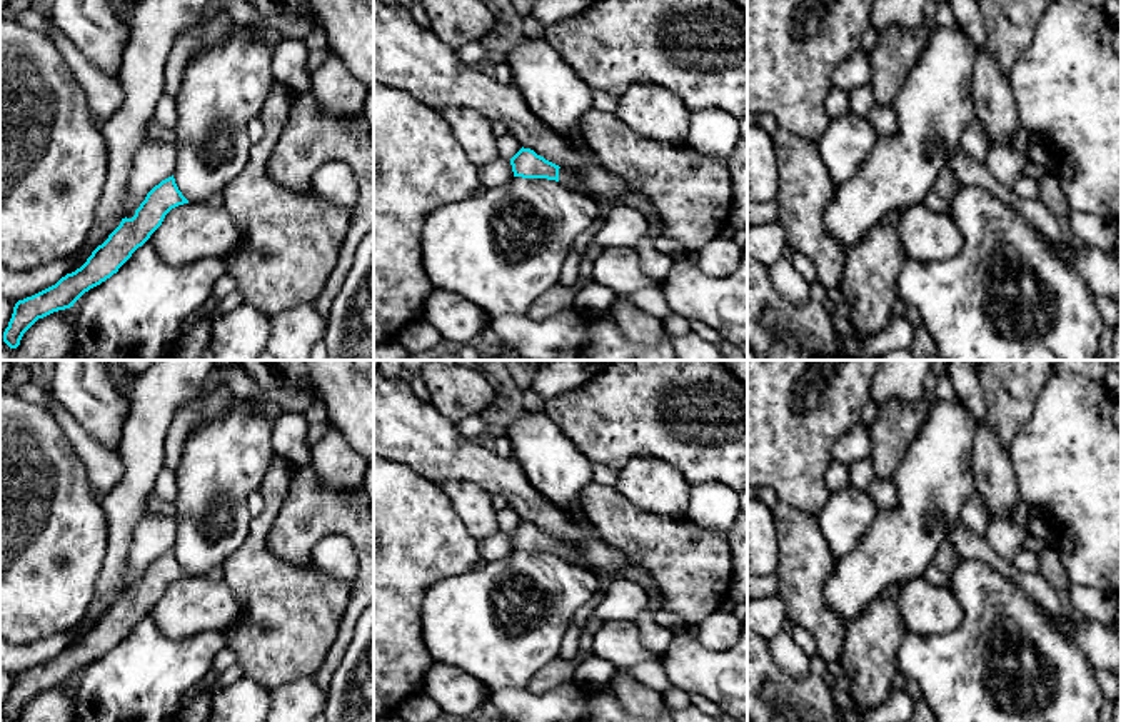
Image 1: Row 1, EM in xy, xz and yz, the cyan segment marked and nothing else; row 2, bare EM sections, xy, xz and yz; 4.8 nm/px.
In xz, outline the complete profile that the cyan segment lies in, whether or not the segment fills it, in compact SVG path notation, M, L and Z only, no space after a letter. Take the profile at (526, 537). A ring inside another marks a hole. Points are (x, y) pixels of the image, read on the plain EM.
M522 520L510 532L510 539L514 550L555 554L572 565L586 567L586 559L581 549L545 534L530 522Z

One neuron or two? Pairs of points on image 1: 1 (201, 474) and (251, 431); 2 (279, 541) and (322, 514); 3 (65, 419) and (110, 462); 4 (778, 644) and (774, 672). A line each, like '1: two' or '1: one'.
1: one
2: one
3: one
4: two

